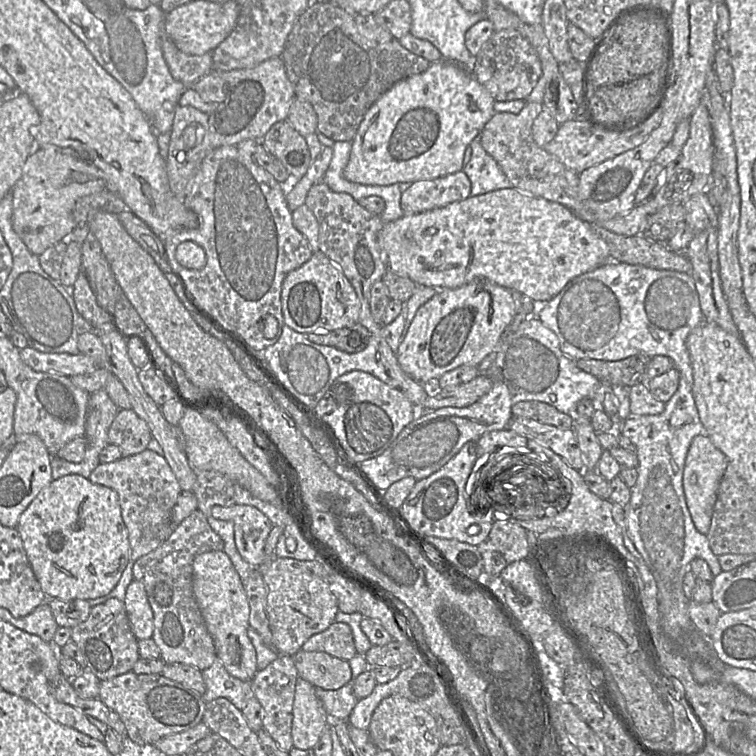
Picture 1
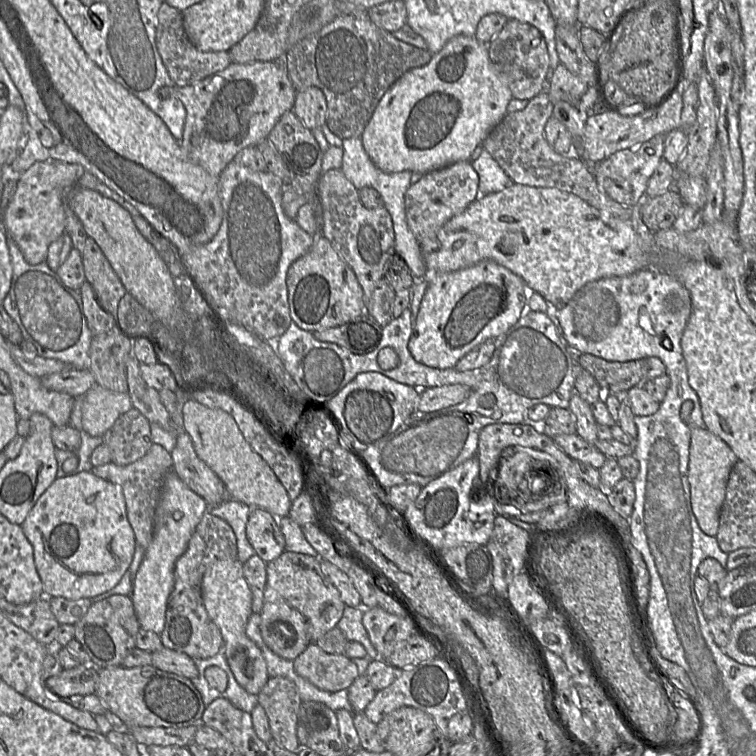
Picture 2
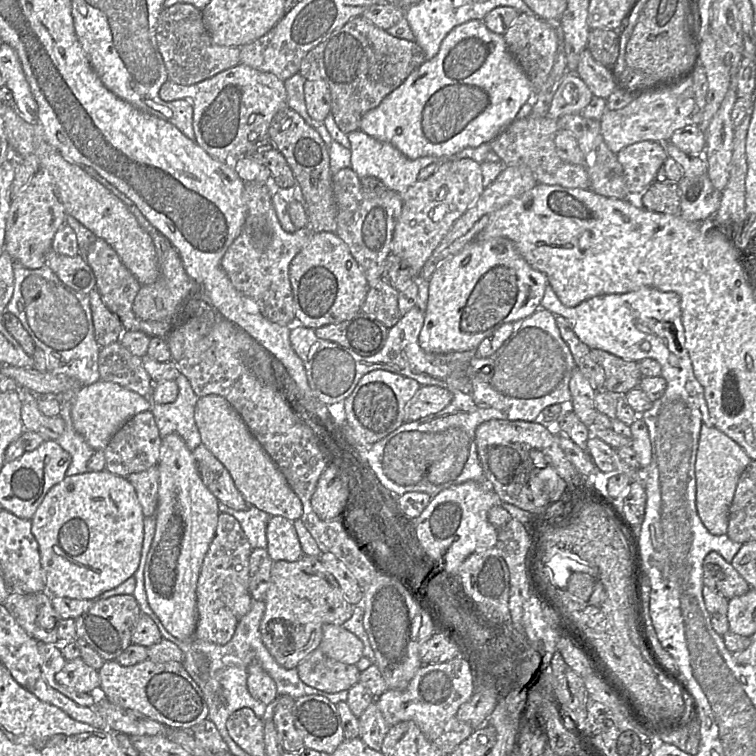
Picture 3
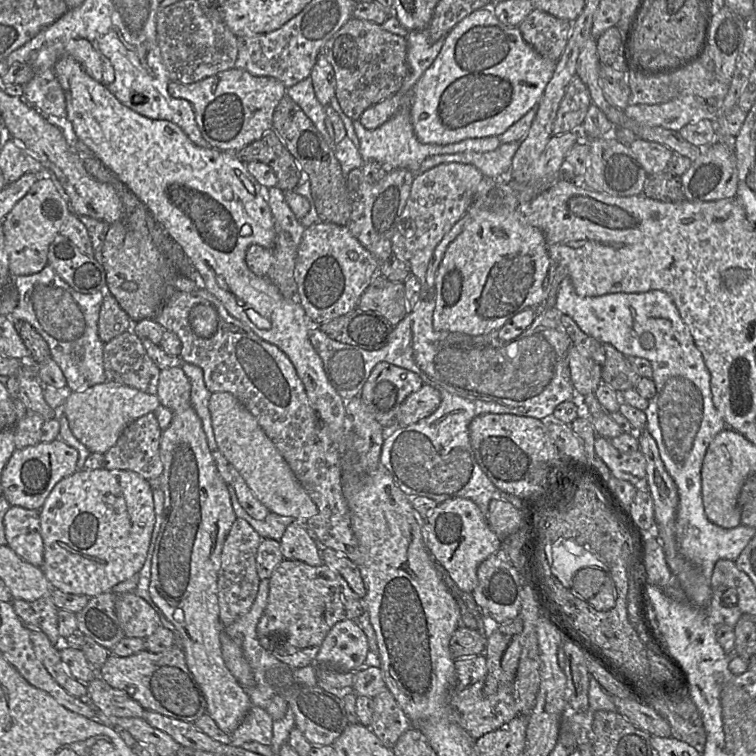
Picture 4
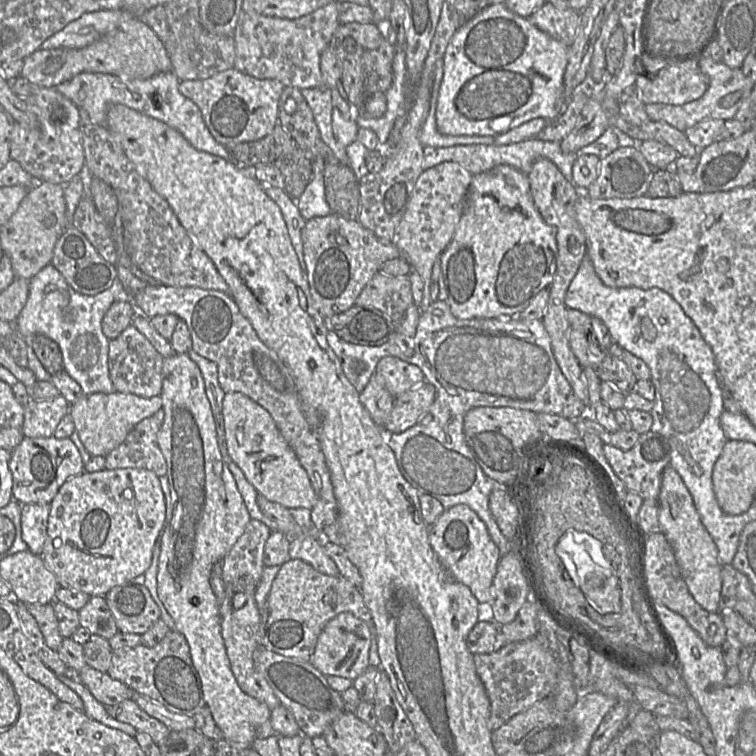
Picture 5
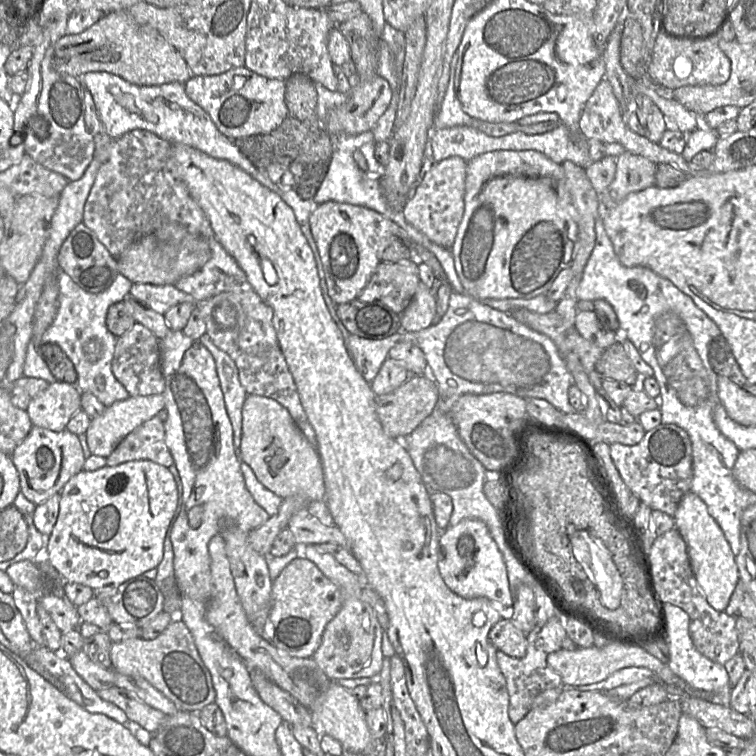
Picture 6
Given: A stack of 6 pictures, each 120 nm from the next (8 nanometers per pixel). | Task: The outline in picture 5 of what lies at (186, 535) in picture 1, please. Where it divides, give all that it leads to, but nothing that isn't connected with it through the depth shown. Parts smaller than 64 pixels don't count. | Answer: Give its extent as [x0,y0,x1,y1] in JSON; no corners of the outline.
[222,519,272,591]

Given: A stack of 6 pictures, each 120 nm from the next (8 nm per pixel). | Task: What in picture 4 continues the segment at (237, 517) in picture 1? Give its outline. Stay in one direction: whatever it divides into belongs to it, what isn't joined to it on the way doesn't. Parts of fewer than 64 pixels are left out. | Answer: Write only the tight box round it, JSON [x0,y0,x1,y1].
[280,521,324,566]

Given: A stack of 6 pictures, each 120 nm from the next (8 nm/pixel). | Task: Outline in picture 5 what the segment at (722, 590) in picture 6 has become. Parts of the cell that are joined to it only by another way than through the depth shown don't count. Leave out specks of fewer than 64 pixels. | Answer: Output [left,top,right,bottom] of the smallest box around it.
[658,465,722,612]

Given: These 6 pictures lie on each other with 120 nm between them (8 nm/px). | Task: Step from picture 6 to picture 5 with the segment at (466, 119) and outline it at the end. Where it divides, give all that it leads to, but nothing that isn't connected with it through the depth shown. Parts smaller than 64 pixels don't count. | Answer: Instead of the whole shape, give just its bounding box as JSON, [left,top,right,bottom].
[419,100,495,149]

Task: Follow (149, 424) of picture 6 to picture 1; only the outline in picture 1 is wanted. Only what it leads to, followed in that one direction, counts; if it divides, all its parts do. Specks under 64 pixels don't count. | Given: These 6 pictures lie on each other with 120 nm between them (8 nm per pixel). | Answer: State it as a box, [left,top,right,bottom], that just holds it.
[108,409,152,457]

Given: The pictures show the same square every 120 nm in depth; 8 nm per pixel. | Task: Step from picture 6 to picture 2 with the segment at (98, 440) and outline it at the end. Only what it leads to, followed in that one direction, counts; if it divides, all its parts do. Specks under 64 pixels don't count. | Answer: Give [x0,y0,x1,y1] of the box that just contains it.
[83,384,134,436]

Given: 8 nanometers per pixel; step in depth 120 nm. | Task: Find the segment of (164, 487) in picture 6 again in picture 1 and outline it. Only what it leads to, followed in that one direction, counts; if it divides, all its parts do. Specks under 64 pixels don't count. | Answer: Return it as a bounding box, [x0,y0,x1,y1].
[16,474,130,601]

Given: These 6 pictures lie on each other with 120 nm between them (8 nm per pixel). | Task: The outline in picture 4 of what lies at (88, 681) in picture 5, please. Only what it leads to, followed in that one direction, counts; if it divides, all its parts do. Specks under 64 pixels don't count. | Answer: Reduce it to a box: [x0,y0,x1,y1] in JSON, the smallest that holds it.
[87,676,145,718]

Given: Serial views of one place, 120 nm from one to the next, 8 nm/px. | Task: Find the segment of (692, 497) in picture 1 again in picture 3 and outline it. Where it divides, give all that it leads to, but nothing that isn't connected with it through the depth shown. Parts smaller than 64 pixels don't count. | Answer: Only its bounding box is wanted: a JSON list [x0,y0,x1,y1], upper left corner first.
[695,426,752,535]

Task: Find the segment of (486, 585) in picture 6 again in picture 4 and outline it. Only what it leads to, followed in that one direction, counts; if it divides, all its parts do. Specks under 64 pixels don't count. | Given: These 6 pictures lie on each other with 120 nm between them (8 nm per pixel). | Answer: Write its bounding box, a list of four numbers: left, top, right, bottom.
[422,498,501,593]

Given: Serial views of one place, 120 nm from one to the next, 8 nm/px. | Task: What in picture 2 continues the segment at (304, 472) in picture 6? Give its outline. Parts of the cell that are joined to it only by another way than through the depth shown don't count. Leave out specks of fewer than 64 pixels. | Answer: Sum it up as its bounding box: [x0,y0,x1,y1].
[182,397,292,518]

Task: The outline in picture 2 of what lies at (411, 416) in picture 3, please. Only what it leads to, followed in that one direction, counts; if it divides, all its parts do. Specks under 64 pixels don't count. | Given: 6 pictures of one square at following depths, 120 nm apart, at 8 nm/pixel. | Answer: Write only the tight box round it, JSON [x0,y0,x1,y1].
[419,384,470,412]

